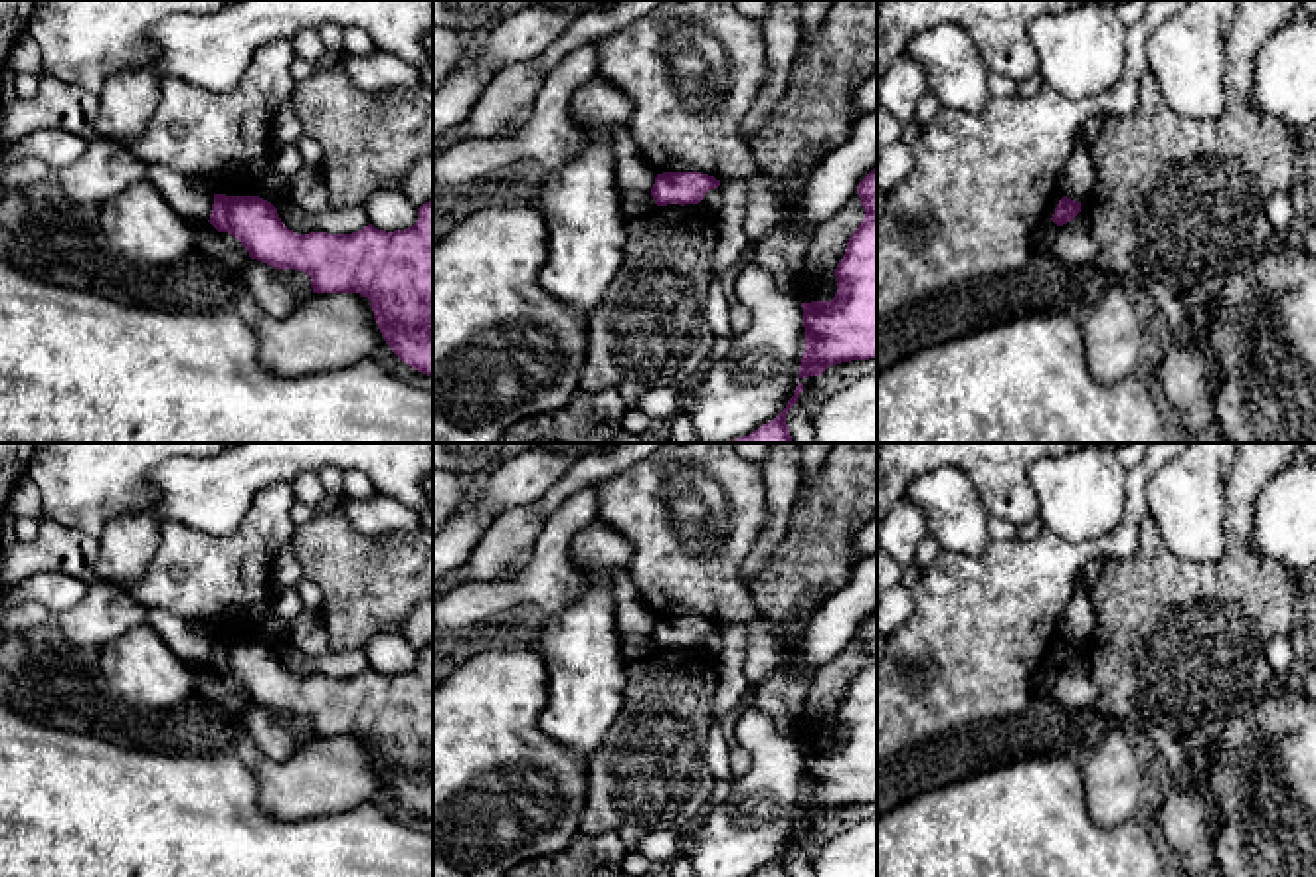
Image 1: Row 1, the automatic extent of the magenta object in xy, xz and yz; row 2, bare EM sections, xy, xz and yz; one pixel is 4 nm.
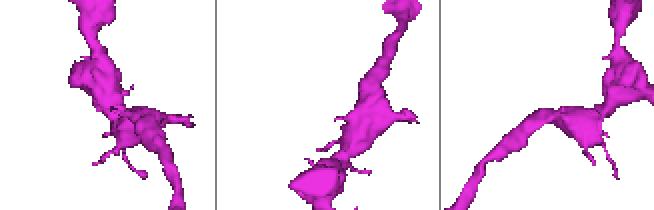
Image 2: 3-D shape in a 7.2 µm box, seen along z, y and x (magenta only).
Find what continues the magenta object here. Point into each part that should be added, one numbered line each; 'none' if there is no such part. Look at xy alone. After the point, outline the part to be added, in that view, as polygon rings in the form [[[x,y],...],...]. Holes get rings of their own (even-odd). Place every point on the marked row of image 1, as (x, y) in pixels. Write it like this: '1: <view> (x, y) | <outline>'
none

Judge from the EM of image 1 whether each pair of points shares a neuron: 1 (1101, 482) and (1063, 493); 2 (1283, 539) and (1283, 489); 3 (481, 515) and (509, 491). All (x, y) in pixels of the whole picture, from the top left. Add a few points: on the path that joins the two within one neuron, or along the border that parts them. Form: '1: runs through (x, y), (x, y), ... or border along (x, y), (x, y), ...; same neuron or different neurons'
1: runs through (1091, 482), (1079, 493), (1073, 493); same neuron
2: runs through (1283, 527), (1283, 501); same neuron
3: runs through (487, 509), (503, 493); same neuron

